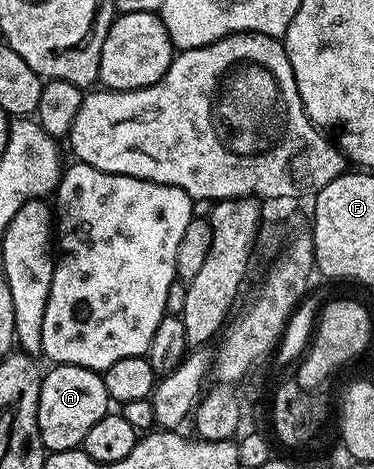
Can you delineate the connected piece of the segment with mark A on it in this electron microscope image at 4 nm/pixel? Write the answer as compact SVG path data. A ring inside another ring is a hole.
M54 365L51 370L43 376L40 387L38 430L45 449L50 453L59 453L79 448L84 435L88 435L92 426L106 416L112 402L102 382L101 372L75 365Z

